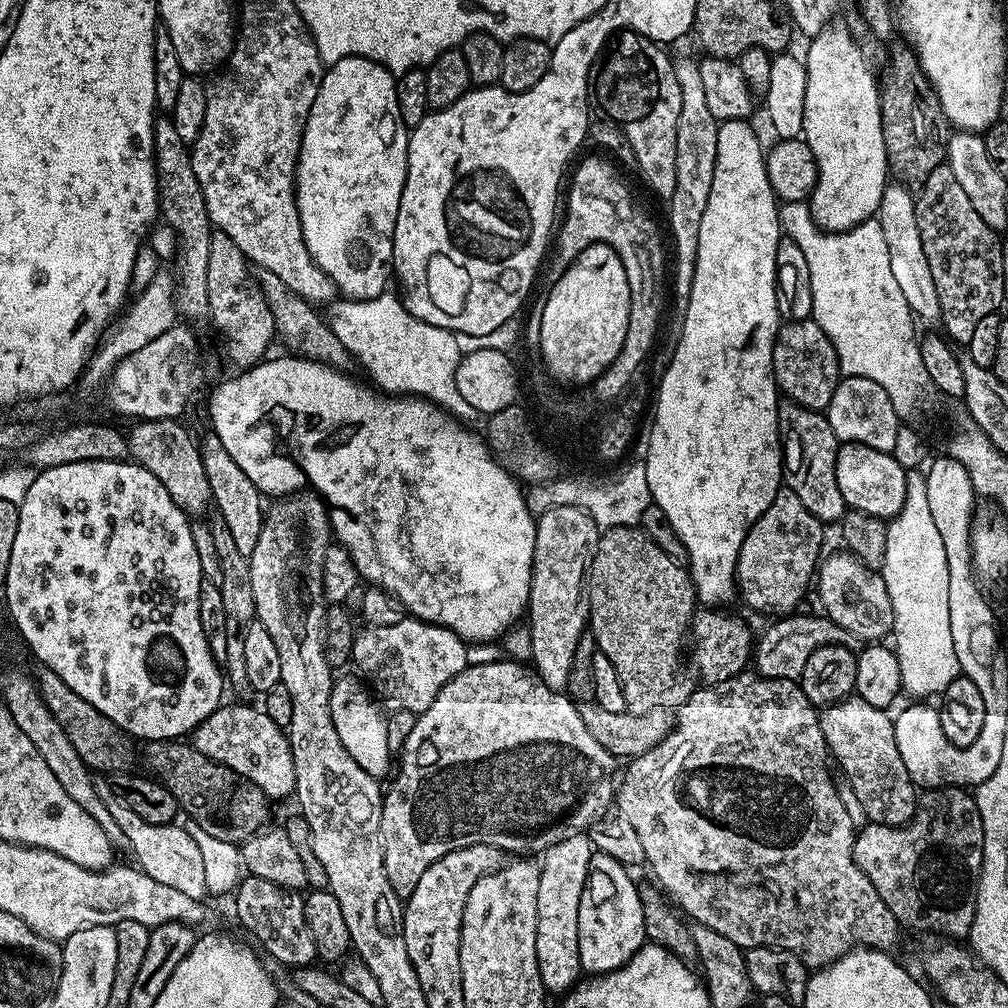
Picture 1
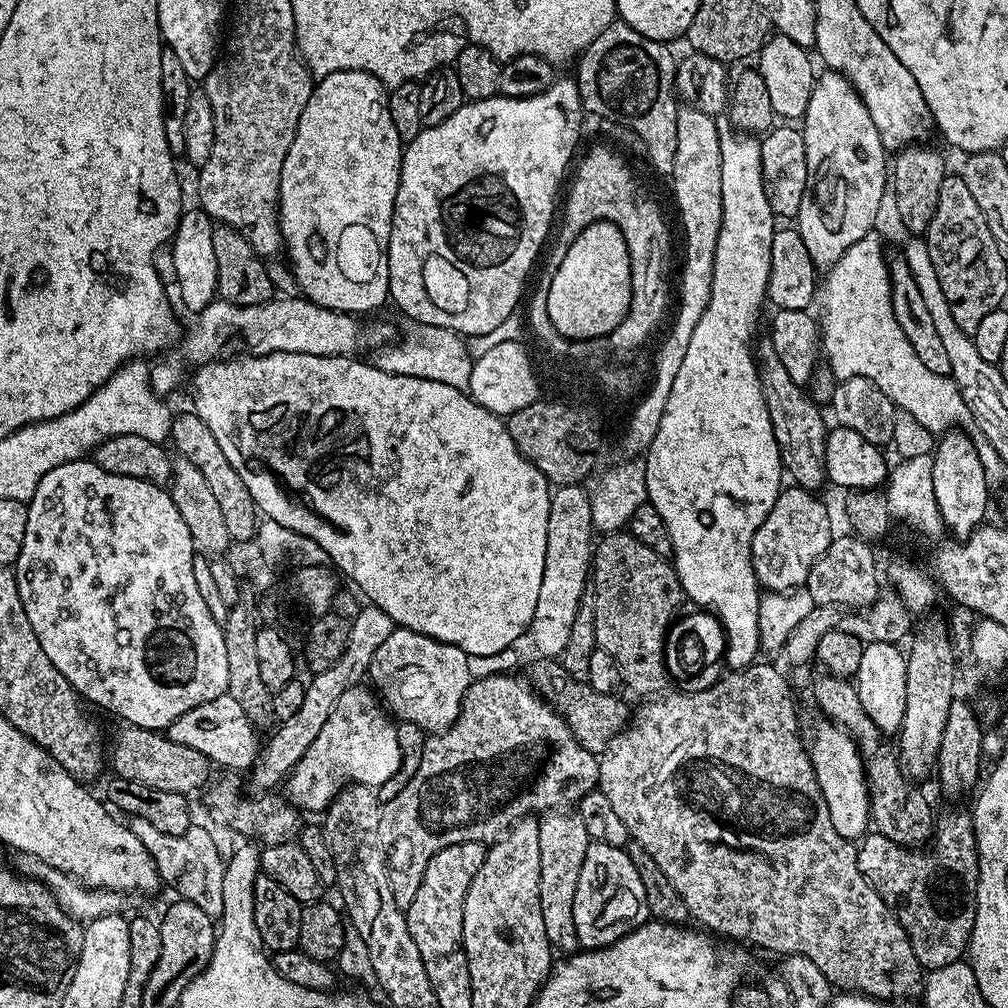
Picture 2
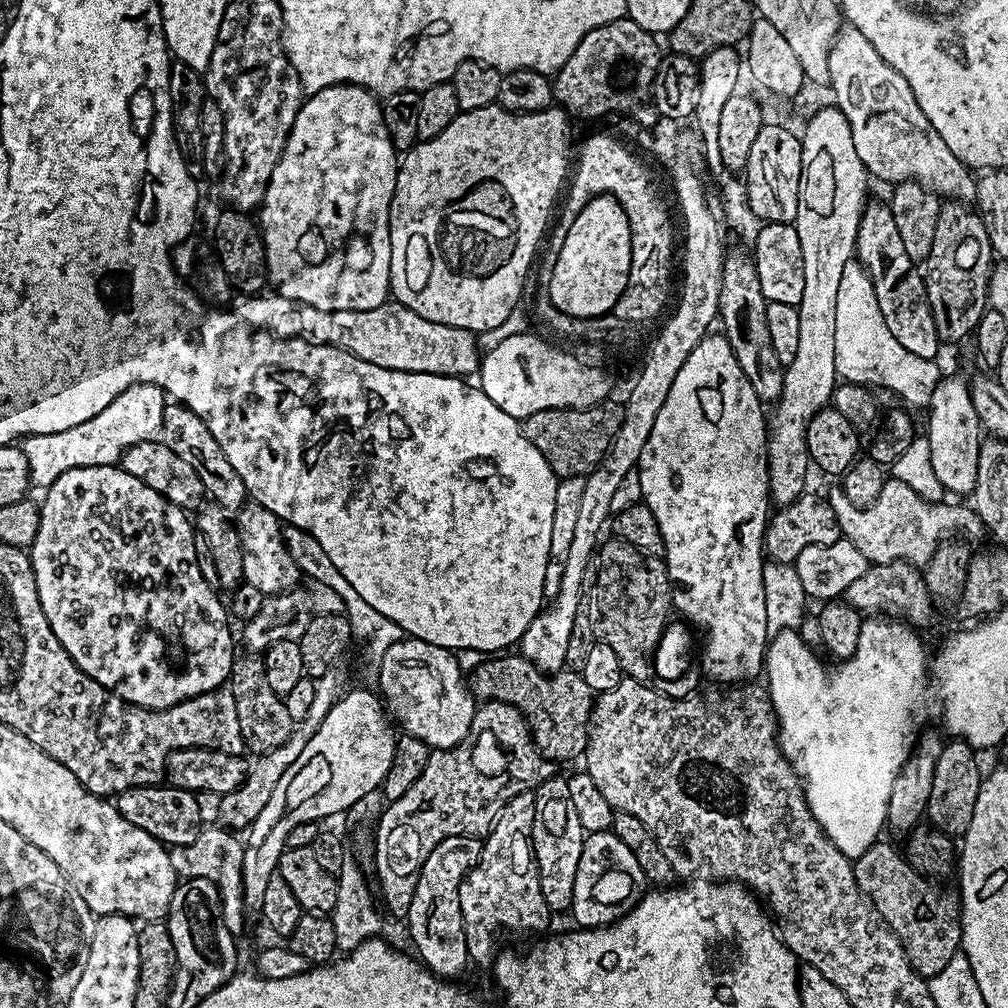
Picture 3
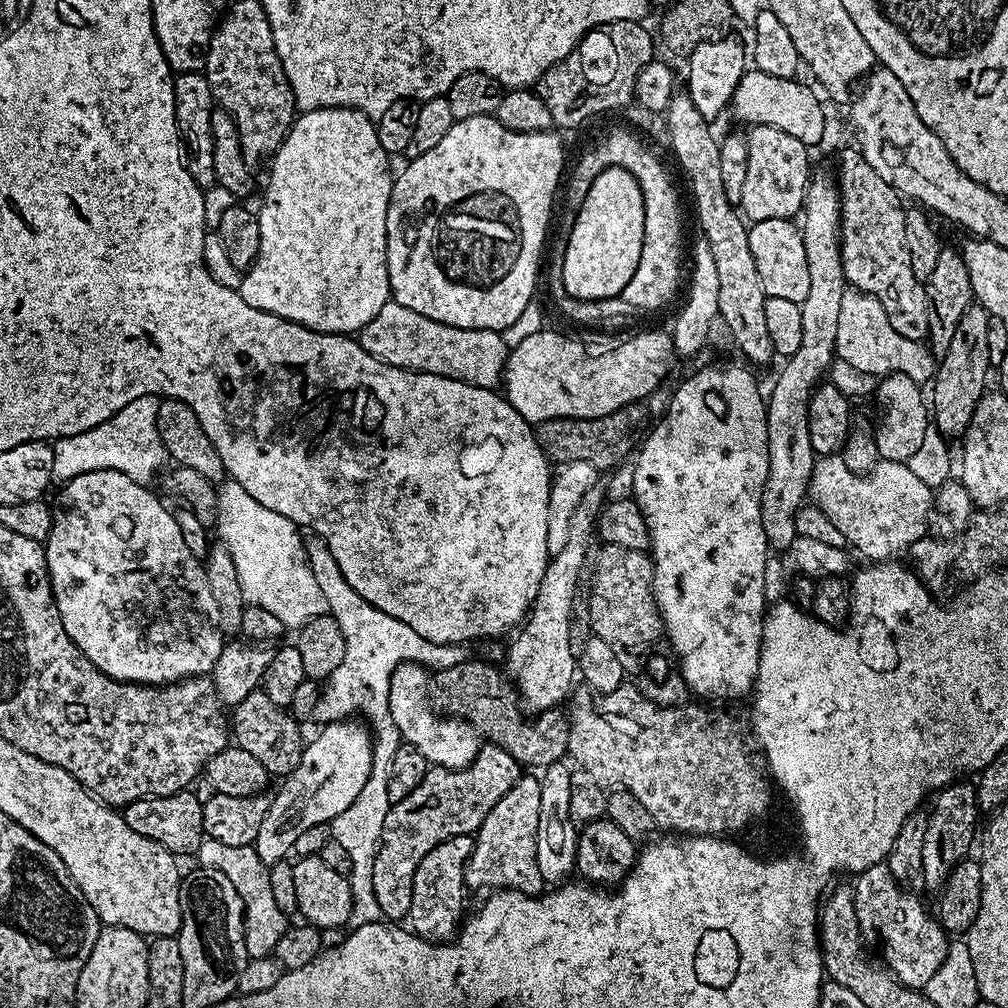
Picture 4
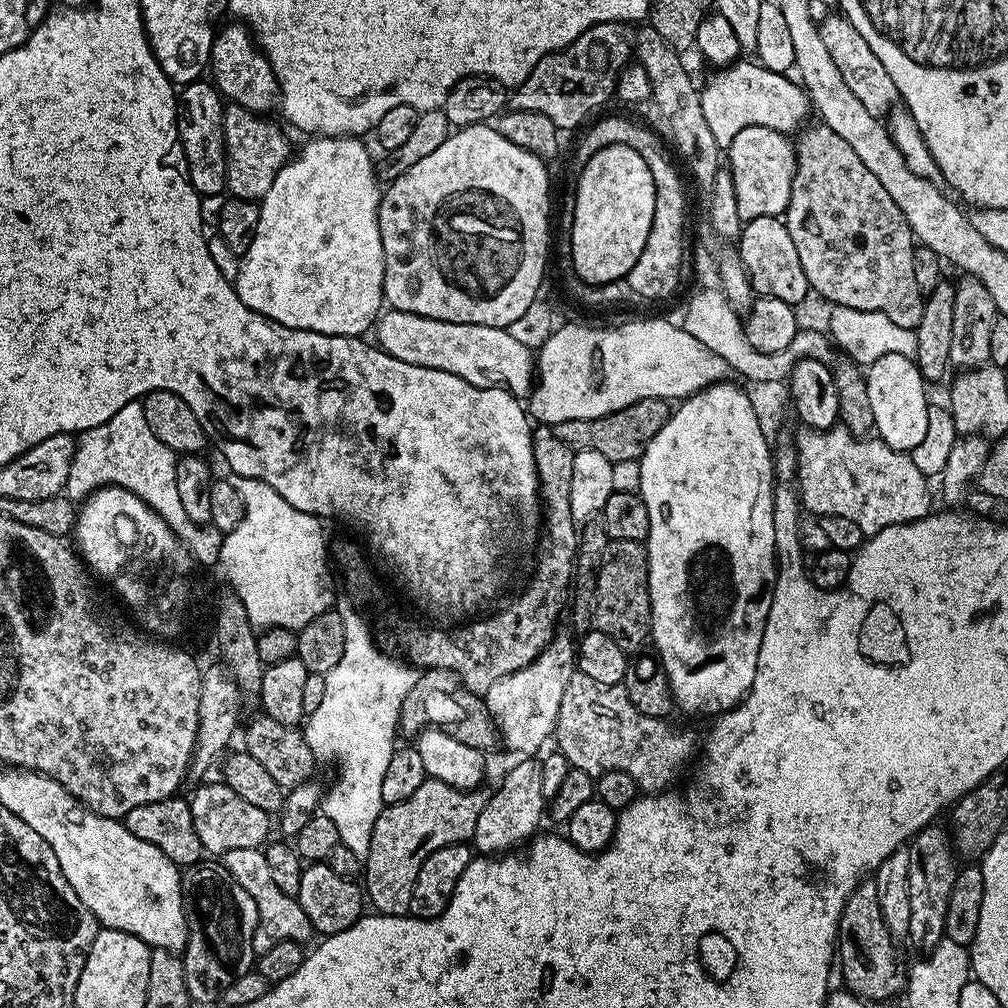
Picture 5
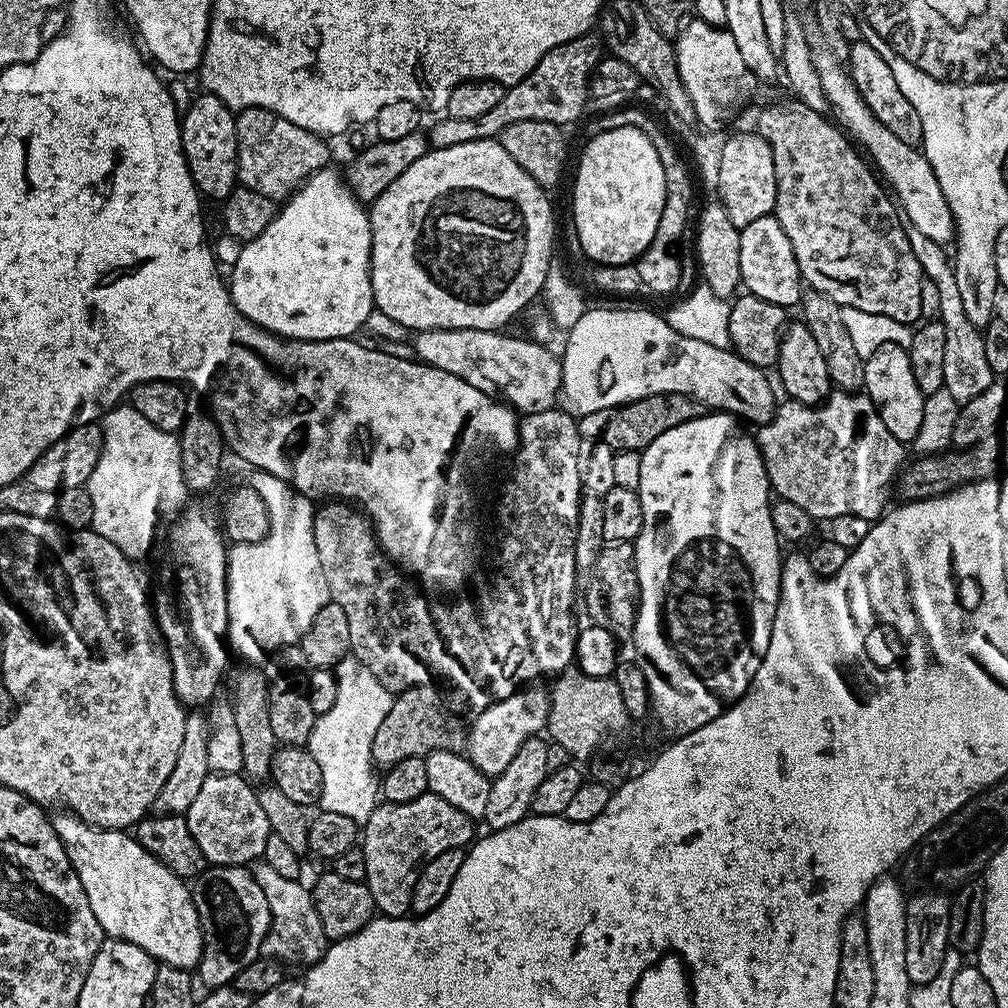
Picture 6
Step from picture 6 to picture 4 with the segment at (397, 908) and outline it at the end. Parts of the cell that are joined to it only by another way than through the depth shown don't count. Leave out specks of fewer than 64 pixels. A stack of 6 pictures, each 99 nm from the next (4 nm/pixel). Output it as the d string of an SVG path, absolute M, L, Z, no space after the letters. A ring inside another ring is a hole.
M485 743L478 750L476 760L470 762L465 768L441 768L439 766L429 767L428 773L402 798L402 802L391 805L386 814L386 822L382 826L380 835L380 846L376 850L374 858L374 894L378 897L380 915L385 921L400 922L407 917L410 910L410 894L414 882L414 870L418 870L418 862L434 850L446 838L451 836L472 836L482 826L486 814L494 810L494 802L514 786L514 782L522 774L522 765L512 757L506 750L502 750L497 744Z

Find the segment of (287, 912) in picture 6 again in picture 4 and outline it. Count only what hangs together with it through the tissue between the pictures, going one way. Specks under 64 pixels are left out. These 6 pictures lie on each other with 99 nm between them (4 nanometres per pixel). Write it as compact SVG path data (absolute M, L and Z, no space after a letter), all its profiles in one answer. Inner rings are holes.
M205 839L200 844L198 853L199 867L205 870L220 872L238 890L238 898L244 903L244 937L246 938L246 950L251 958L272 956L278 946L278 938L286 934L290 927L289 913L278 910L278 902L274 902L274 890L270 890L269 865L258 858L255 847L225 846L223 842Z

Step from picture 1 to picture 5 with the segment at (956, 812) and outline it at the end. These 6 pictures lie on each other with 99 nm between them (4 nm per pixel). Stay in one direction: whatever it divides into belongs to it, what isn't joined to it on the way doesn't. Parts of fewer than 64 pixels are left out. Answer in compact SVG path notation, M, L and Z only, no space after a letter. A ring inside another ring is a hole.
M875 879L861 880L850 894L840 919L838 976L844 979L843 987L865 1002L888 1000L899 988L901 991L905 987L906 976L902 968L900 972L900 964L896 961L896 944L878 906Z

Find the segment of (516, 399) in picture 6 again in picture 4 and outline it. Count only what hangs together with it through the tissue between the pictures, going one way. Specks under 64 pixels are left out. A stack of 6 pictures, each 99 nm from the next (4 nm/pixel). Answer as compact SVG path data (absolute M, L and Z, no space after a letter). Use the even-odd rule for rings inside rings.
M391 298L382 306L382 310L378 310L378 314L374 314L374 318L370 318L370 322L366 322L366 326L360 329L358 339L360 345L375 360L399 368L408 368L412 372L438 374L490 389L495 389L501 383L510 351L504 344L501 333L446 326L442 322L434 322L434 318L426 318L402 306Z

